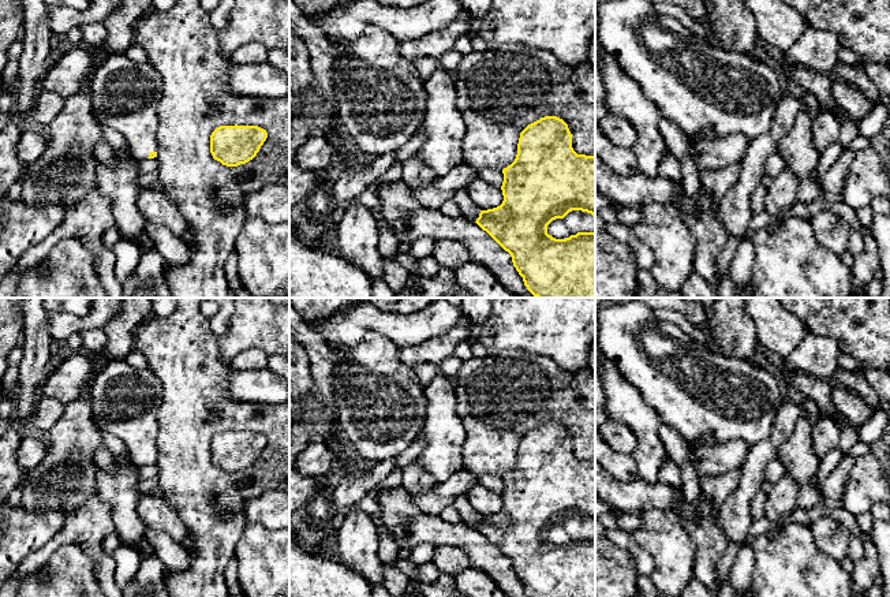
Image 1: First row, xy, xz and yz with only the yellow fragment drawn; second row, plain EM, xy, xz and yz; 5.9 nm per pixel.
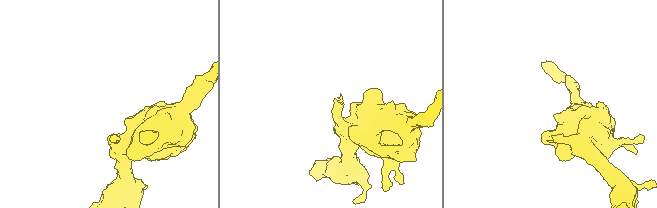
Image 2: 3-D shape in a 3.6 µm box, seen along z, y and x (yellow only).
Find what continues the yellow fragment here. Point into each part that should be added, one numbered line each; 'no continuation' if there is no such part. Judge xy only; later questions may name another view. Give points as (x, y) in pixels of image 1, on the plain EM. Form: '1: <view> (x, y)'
1: xy (124, 400)

